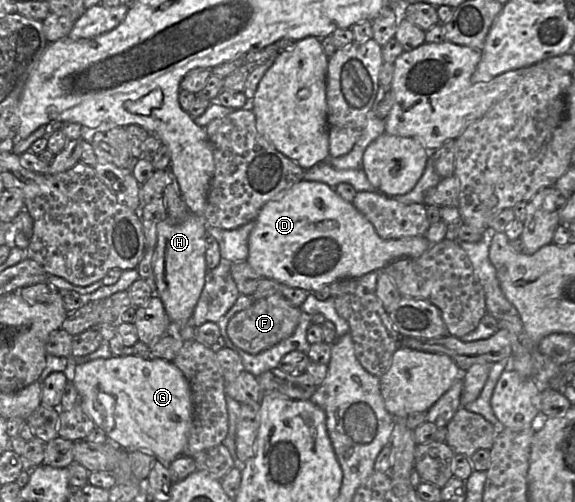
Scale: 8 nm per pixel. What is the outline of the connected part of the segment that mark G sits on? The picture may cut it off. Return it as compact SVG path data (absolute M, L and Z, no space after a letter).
M113 356L77 364L67 373L79 394L79 403L108 440L127 451L141 450L170 464L184 454L192 426L189 382L173 363L161 358Z

